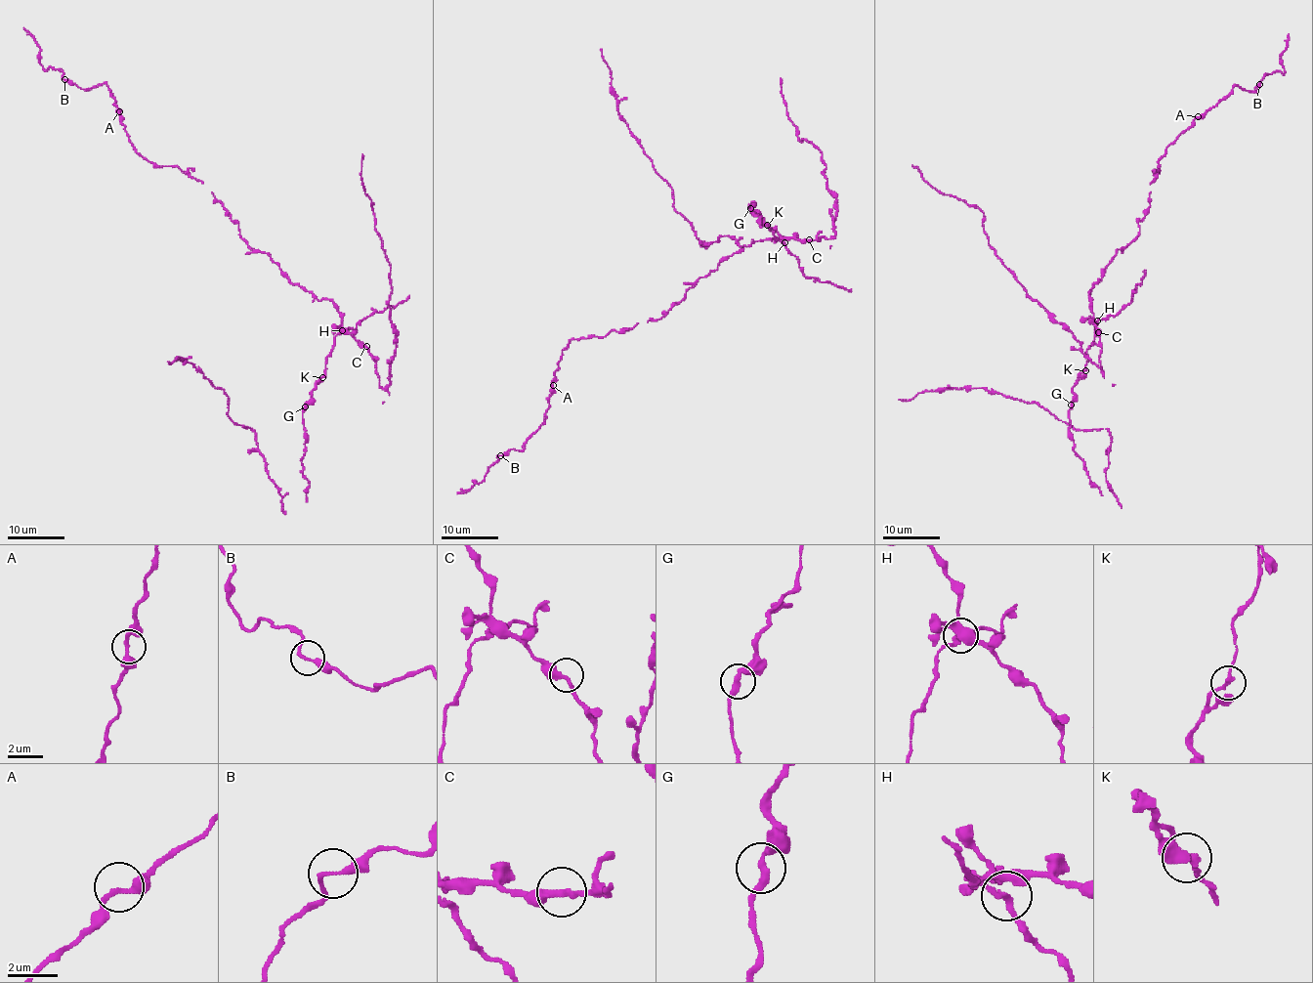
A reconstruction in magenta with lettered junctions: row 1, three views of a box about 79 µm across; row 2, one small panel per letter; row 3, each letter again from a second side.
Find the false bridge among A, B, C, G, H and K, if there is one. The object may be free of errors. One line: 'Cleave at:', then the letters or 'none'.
Cleave at: none

